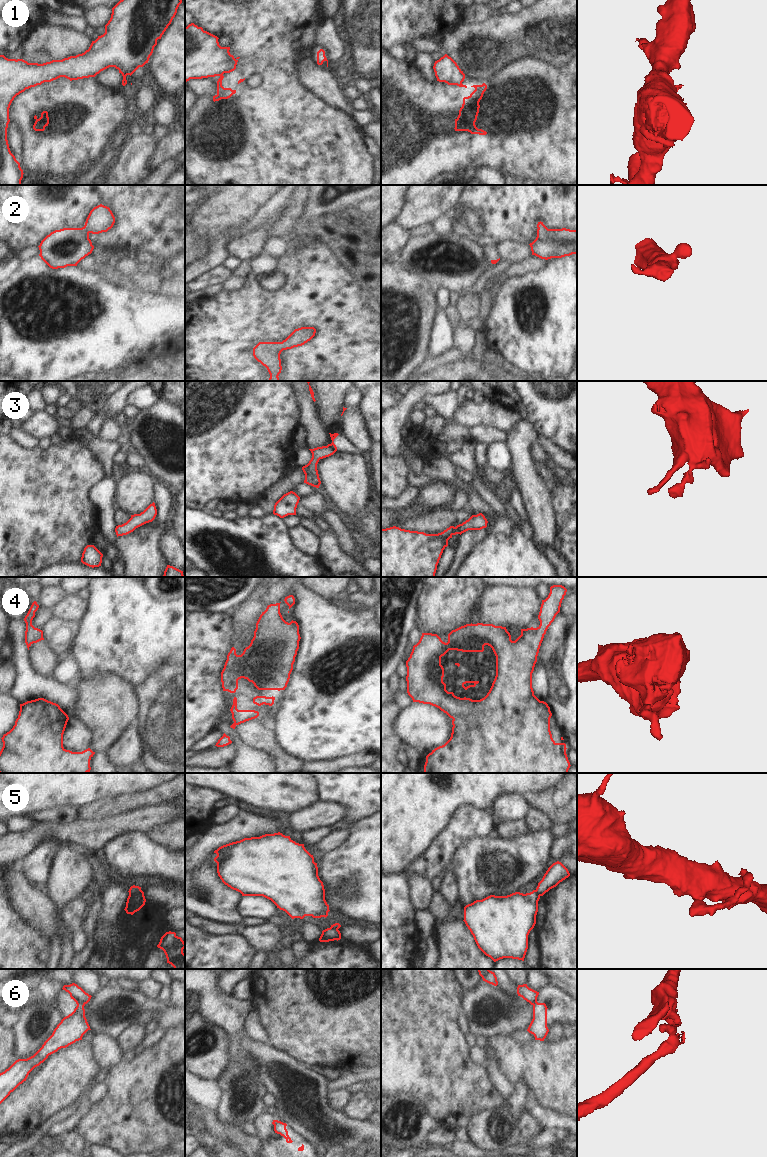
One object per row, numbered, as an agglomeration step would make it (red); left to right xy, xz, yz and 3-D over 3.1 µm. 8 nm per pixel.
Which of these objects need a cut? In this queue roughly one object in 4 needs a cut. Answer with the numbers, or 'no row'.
1, 5, 6

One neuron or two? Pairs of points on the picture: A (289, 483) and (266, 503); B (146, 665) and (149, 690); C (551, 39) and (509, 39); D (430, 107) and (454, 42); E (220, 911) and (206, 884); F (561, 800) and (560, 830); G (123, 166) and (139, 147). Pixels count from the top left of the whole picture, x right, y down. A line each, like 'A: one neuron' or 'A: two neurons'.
A: one neuron
B: two neurons
C: one neuron
D: two neurons
E: one neuron
F: two neurons
G: one neuron

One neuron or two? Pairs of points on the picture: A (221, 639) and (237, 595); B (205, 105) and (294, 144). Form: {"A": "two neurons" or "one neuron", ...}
{"A": "two neurons", "B": "one neuron"}

